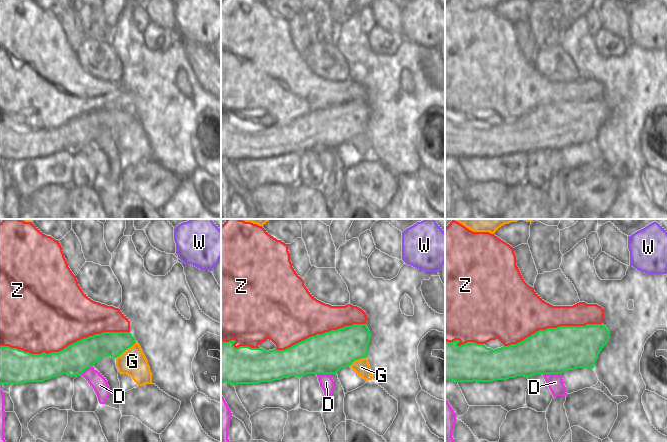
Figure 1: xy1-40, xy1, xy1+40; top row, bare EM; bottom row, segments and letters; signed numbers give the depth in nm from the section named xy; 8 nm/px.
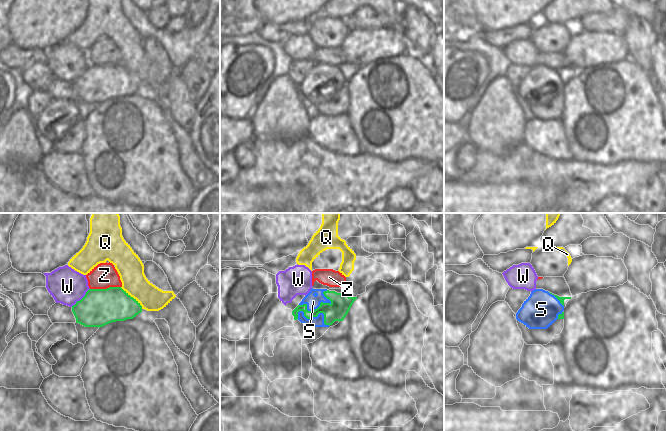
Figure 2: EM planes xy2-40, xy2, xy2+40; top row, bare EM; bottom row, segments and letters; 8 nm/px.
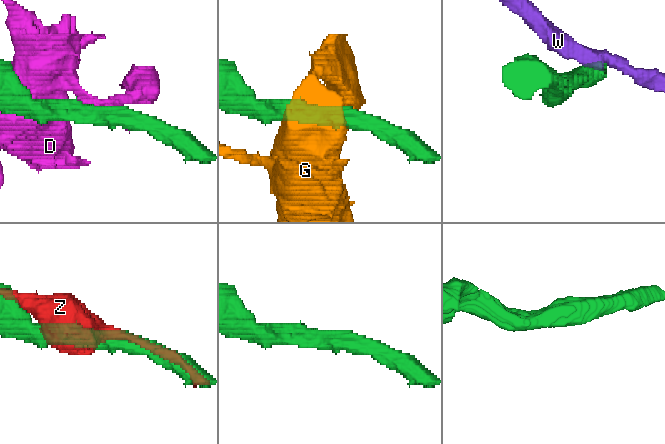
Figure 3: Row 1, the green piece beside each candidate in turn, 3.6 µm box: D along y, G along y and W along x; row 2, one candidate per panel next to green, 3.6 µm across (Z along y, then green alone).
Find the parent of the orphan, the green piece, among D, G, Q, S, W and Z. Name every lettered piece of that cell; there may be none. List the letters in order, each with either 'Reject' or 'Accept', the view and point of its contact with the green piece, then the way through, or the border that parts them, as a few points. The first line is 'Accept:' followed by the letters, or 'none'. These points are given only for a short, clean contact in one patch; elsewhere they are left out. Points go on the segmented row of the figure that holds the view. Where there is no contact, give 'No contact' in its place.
Accept: none
D: Reject. Touches green at xy1+40 (551, 373)
G: Reject. Touches green at xy1-40 (126, 349). Boundary: xy1-40 (136, 342), (116, 358)
Q: Reject. Touches green at xy2-40 (132, 297)
S: Reject. Touches green at xy2 (315, 309). Boundary: xy2 (331, 301), (321, 302), (312, 310), (305, 304), (299, 305)
W: Reject. Touches green at xy2-40 (82, 298). Boundary: xy2-40 (89, 288), (71, 306)
Z: Reject. Touches green at xy1-40 (64, 348).

